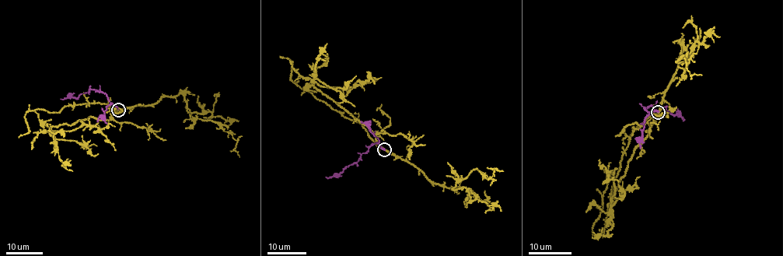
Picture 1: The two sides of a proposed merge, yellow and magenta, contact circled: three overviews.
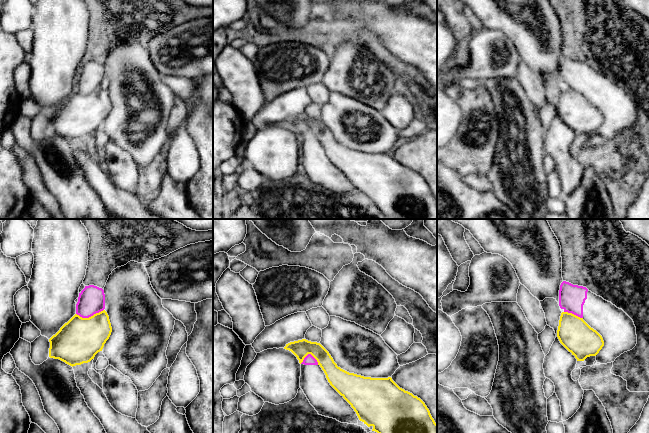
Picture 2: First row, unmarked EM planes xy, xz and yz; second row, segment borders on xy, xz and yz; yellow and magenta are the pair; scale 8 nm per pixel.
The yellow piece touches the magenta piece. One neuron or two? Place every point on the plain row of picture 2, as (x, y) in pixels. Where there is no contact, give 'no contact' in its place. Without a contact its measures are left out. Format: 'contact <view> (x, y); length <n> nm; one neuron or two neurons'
contact xy (89, 93); length 220 nm; two neurons

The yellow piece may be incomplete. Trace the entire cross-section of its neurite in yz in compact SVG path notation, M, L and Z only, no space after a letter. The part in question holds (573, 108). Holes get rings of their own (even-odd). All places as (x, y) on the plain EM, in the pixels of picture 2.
M568 88L561 89L557 113L577 137L596 132L604 122L603 114L596 106L583 94Z

